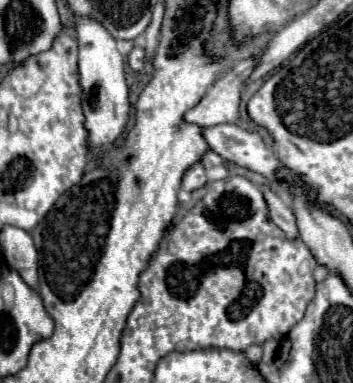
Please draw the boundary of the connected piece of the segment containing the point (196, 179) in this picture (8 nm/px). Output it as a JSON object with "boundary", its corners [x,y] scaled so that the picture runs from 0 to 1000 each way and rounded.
{"boundary":[[[572,428],[544,433],[544,439],[521,454],[521,470],[516,470],[516,491],[521,491],[521,496],[544,501],[544,496],[578,486],[578,480],[584,480],[584,449],[578,449],[578,433],[572,433]]]}

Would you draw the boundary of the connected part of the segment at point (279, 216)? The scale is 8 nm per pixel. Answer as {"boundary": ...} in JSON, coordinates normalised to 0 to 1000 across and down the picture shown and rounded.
{"boundary":[[[742,486],[742,507],[754,517],[759,548],[765,548],[765,569],[782,590],[793,590],[793,601],[805,601],[816,611],[816,621],[839,621],[844,601],[839,601],[839,569],[827,543],[810,533],[810,522],[799,522],[765,486]]]}

